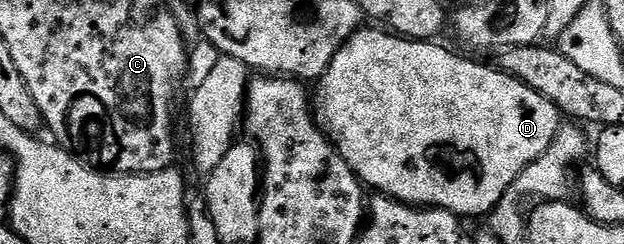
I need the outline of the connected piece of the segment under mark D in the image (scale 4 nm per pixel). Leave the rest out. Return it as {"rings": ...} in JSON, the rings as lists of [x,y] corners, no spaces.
{"rings":[[[360,28],[343,44],[340,52],[336,52],[332,64],[328,64],[321,78],[317,79],[318,91],[313,91],[312,94],[312,113],[321,126],[322,133],[333,142],[338,155],[346,161],[348,168],[352,168],[358,181],[369,189],[371,186],[379,195],[395,198],[398,202],[405,202],[407,206],[447,210],[448,213],[459,215],[463,219],[478,218],[481,214],[482,217],[489,215],[490,211],[496,208],[496,204],[500,204],[503,196],[512,189],[520,172],[524,172],[528,164],[532,164],[537,158],[544,156],[544,152],[548,152],[548,148],[554,143],[554,137],[564,125],[563,114],[558,111],[556,104],[552,104],[552,100],[544,100],[540,92],[532,92],[528,84],[520,84],[520,80],[508,76],[493,65],[481,66],[470,58],[461,58],[460,55],[437,46],[439,43],[434,40],[403,38],[382,28],[366,29]]]}

